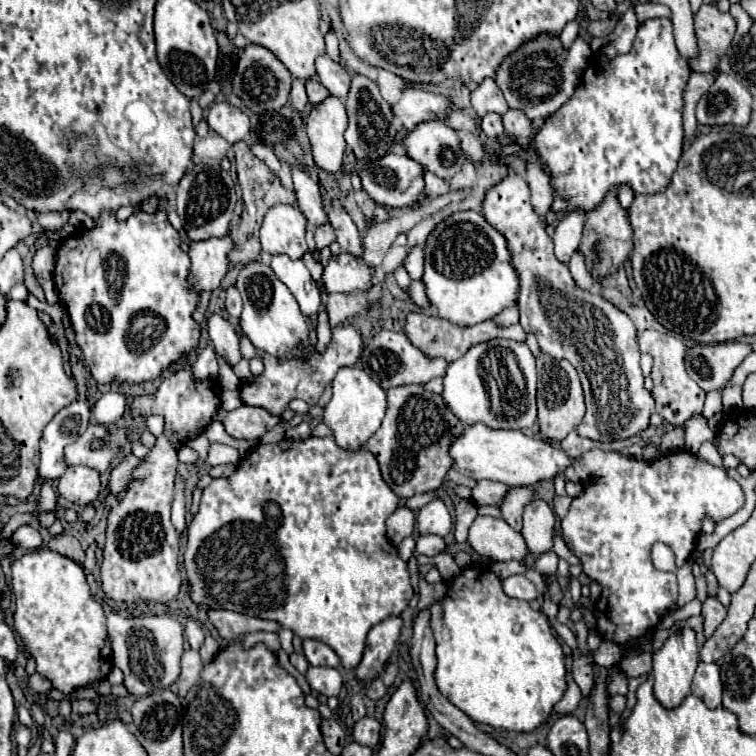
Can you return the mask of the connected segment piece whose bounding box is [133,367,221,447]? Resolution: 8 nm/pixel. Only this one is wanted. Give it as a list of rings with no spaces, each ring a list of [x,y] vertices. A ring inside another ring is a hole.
[[[183,367],[179,371],[175,371],[173,375],[169,375],[167,379],[163,379],[161,387],[153,393],[153,395],[143,395],[137,397],[133,401],[133,409],[143,415],[163,415],[165,417],[165,433],[169,435],[171,443],[175,447],[181,447],[185,443],[185,439],[199,435],[207,423],[213,419],[213,415],[217,413],[217,407],[221,403],[219,395],[219,383],[217,381],[195,381],[191,375],[191,367]]]

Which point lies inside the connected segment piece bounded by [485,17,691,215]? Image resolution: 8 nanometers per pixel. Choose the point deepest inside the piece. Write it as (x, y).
(624, 126)

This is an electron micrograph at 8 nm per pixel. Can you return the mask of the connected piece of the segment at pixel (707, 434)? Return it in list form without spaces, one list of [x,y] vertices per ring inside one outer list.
[[[699,415],[697,419],[689,419],[689,423],[685,425],[685,433],[687,433],[687,443],[685,443],[685,449],[697,453],[699,447],[709,441],[713,443],[715,447],[719,447],[719,441],[717,441],[717,433],[711,431],[707,427],[707,421]]]

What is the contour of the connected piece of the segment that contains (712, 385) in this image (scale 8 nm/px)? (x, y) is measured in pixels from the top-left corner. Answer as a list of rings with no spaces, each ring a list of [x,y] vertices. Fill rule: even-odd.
[[[739,341],[695,345],[687,349],[685,355],[687,373],[703,391],[721,391],[723,385],[733,377],[733,371],[751,351],[751,345]]]

